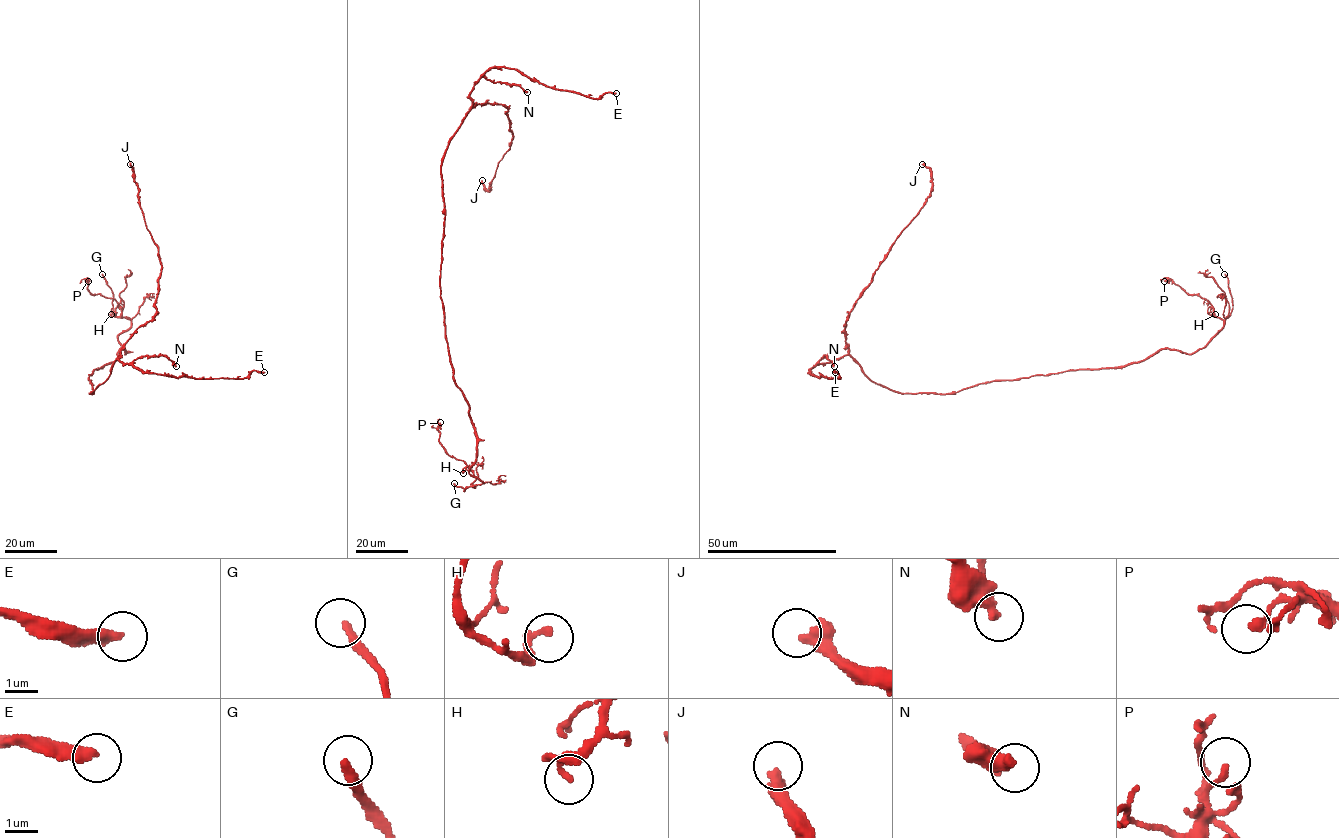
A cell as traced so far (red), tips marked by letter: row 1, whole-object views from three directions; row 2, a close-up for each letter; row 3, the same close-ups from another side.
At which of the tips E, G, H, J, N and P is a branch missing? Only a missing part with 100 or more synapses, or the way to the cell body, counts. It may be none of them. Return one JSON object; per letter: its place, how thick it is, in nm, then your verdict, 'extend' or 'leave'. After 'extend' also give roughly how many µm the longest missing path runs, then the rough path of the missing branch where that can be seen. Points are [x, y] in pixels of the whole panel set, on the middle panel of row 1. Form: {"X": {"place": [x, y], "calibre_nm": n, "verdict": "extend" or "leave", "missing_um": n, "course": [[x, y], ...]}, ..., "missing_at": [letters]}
{"E": {"place": [616, 93], "calibre_nm": 340, "verdict": "extend", "missing_um": 50, "course": [[616, 93], [654, 103], [661, 110], [657, 131], [669, 138], [675, 132], [680, 135]]}, "G": {"place": [454, 483], "calibre_nm": 260, "verdict": "leave"}, "H": {"place": [463, 473], "calibre_nm": 200, "verdict": "leave"}, "J": {"place": [482, 180], "calibre_nm": 440, "verdict": "leave"}, "N": {"place": [527, 92], "calibre_nm": 440, "verdict": "leave"}, "P": {"place": [440, 422], "calibre_nm": 200, "verdict": "leave"}, "missing_at": ["E"]}

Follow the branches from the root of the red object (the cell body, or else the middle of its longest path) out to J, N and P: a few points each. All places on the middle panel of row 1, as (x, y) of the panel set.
J: (443, 229), (441, 159), (448, 142), (472, 107), (501, 104), (508, 109), (513, 138), (489, 190), (482, 180)
N: (443, 229), (441, 159), (471, 106), (469, 93), (474, 85), (484, 76), (518, 84), (527, 92)
P: (443, 229), (440, 298), (447, 351), (476, 439), (469, 473), (482, 482), (447, 453), (439, 440), (440, 422)

